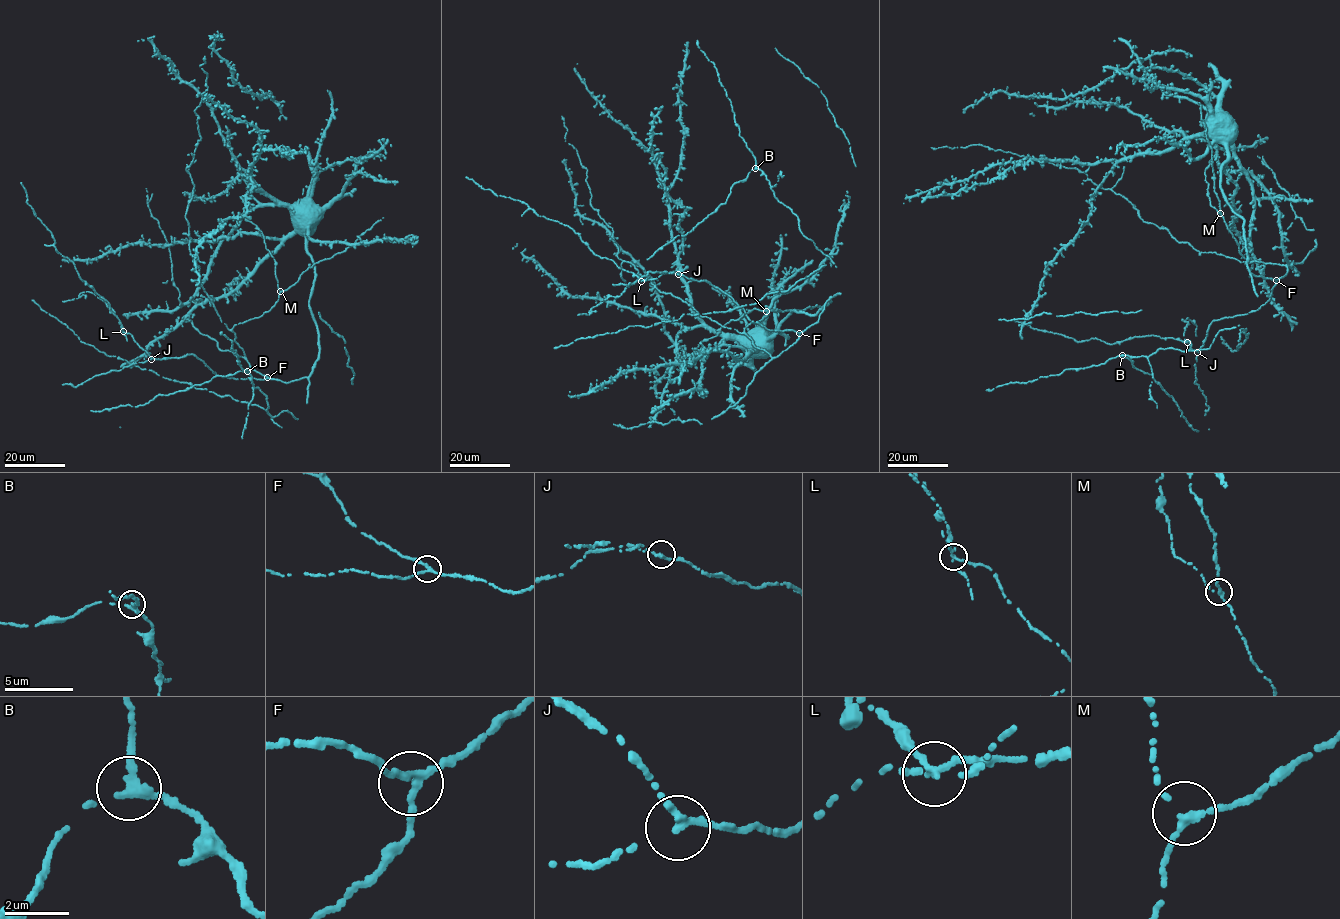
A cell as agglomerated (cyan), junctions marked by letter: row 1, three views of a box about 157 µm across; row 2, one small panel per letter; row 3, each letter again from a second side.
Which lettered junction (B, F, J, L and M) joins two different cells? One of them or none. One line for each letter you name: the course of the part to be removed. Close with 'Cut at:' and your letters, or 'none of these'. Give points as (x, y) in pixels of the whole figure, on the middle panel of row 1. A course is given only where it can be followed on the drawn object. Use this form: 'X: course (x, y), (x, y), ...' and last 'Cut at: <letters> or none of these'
L: course (641, 280), (632, 283), (620, 296), (609, 296), (591, 308), (589, 315), (577, 315)
Cut at: L

